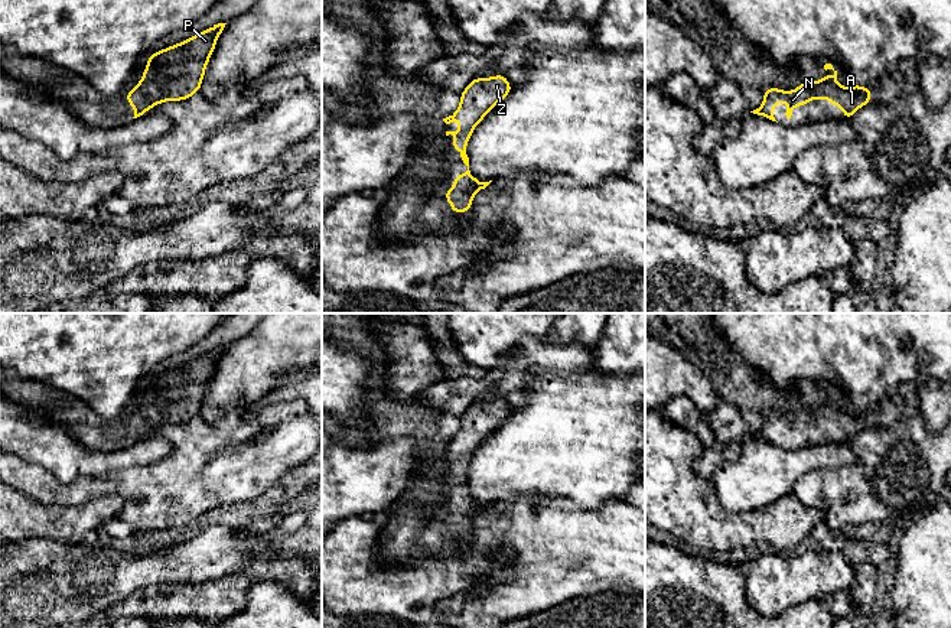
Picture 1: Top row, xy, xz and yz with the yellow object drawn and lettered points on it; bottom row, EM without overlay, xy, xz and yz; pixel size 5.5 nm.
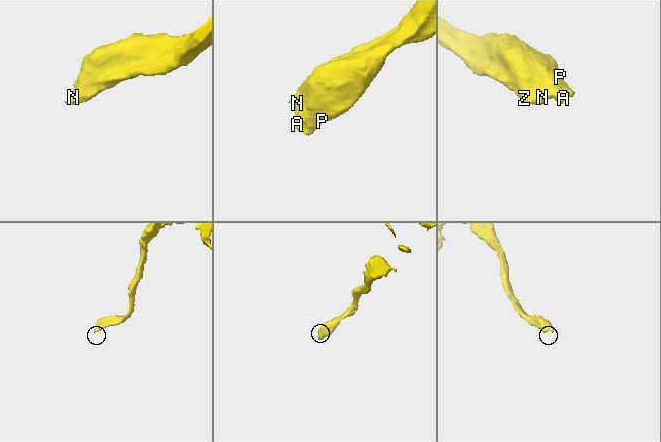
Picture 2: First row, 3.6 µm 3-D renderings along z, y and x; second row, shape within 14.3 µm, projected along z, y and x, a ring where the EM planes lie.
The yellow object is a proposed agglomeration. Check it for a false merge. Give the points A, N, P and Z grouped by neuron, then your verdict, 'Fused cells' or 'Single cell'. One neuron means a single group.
Groups: A N P Z. Single cell

